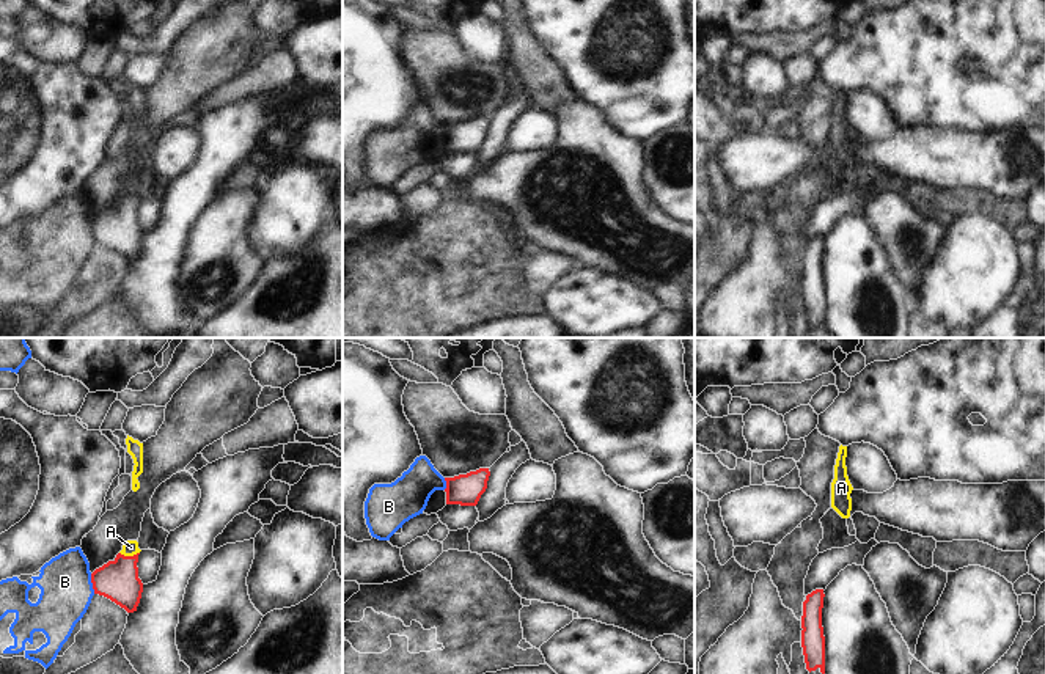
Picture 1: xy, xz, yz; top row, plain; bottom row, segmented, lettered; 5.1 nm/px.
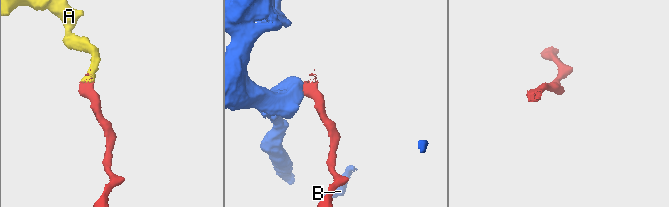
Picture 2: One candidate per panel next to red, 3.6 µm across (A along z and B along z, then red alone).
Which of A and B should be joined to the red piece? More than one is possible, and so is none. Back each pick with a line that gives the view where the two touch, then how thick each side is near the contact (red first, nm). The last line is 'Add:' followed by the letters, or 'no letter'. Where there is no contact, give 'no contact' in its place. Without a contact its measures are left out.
A: contact in xy; calibres 220 and 80 nm
Add: A

